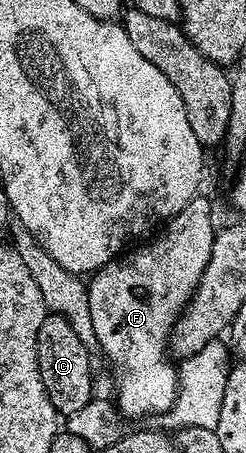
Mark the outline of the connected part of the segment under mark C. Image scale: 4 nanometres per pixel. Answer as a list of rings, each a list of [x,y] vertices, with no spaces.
[[[48,314],[37,330],[36,360],[39,363],[41,382],[45,394],[58,415],[68,418],[81,410],[93,398],[91,392],[91,362],[93,356],[77,338],[76,331],[63,316]]]

